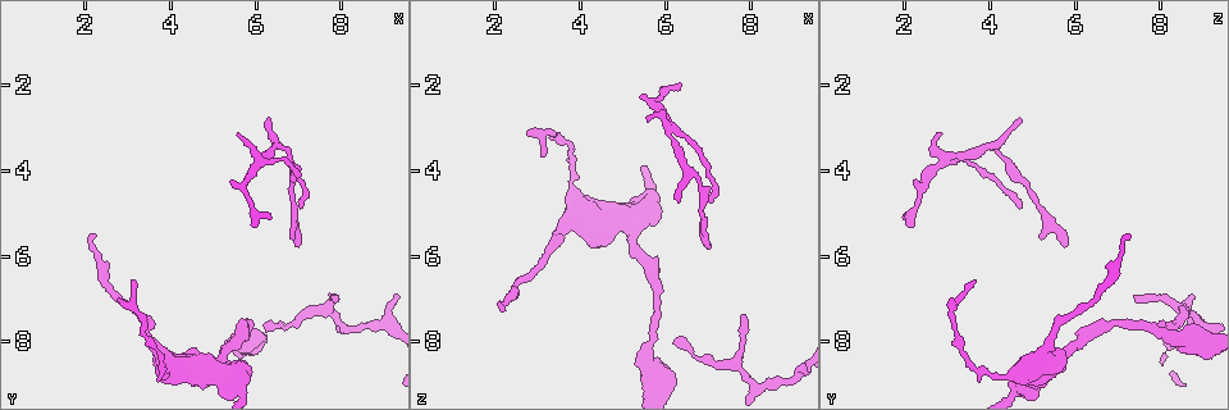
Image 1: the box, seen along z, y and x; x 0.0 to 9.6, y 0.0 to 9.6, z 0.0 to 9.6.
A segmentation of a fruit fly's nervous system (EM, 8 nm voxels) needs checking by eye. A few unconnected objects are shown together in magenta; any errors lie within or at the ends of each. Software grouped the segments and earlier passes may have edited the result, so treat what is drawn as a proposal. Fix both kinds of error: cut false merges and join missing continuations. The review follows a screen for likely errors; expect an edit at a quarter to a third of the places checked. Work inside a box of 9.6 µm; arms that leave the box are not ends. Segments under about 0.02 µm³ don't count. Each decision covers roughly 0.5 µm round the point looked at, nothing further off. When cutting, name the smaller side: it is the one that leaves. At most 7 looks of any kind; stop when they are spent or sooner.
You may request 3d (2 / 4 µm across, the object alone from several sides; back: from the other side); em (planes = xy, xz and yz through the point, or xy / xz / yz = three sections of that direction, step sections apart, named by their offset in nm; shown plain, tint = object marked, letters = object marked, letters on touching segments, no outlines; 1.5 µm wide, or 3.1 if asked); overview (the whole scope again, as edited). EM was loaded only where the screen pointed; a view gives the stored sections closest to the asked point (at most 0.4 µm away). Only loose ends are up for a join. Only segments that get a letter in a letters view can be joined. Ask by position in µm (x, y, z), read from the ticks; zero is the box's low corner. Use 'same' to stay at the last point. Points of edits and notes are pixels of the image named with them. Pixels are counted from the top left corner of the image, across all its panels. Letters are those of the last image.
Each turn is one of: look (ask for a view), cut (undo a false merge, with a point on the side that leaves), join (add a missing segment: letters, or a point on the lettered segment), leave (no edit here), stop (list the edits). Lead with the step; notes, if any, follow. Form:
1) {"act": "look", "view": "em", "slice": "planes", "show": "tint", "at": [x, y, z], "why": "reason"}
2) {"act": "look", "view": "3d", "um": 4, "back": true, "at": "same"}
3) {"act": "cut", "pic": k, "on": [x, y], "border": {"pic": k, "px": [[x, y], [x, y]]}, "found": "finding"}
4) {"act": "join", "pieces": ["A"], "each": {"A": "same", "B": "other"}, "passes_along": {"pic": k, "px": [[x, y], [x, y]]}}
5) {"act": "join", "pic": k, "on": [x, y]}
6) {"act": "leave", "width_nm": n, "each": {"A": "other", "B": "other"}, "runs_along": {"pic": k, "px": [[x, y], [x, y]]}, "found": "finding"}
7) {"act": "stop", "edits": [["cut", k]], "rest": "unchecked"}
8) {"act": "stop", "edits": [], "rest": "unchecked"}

{"act": "look", "view": "3d", "um": 2, "back": true, "at": [5.60, 3.10, 2.85], "why": "an open end"}

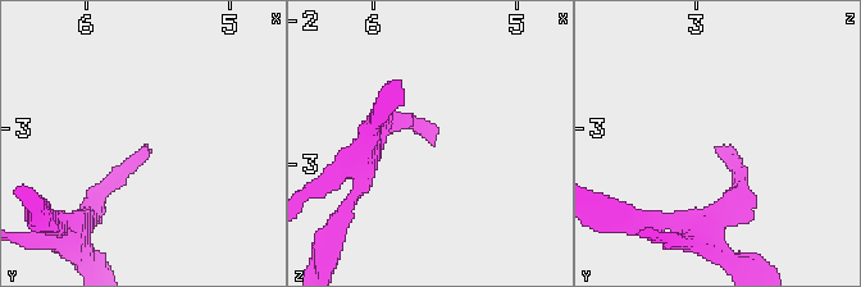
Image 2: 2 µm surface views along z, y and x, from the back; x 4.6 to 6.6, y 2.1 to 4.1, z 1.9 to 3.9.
{"act": "look", "view": "em", "slice": "planes", "show": "letters", "at": [5.54, 3.14, 2.80]}

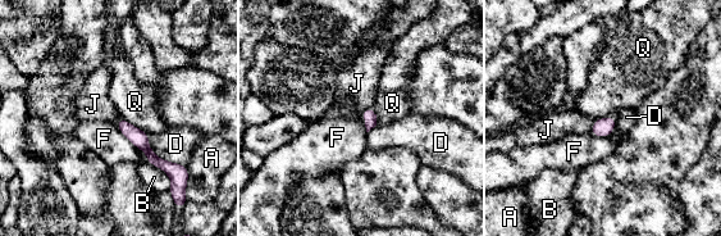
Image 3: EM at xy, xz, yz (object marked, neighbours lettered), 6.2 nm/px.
{"act": "leave", "each": {"A": "other", "B": "other", "D": "other", "F": "other", "J": "other", "Q": "other"}, "found": "none of them fits"}

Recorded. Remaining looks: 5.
{"act": "look", "view": "em", "slice": "planes", "show": "letters", "at": [2.20, 5.50, 7.30], "why": "an open end"}

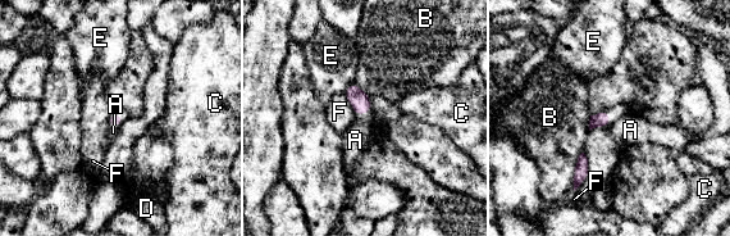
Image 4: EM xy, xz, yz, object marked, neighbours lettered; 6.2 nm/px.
{"act": "leave", "each": {"A": "other", "B": "other", "C": "other", "D": "other", "E": "other", "F": "other"}, "found": "none of them fits"}

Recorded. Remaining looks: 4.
{"act": "look", "view": "3d", "um": 4, "at": [7.80, 7.00, 7.35], "why": "thin end"}

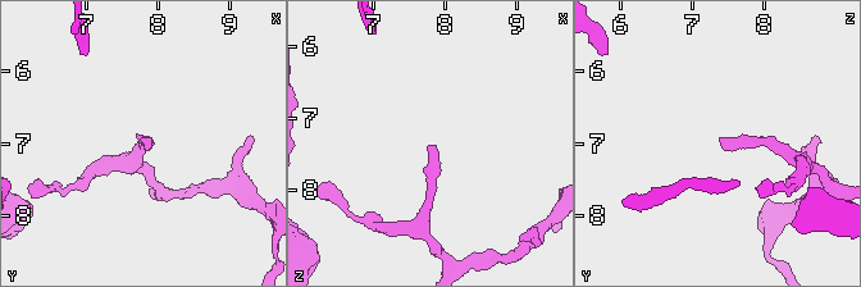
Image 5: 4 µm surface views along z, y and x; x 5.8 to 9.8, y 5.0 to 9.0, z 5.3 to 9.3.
{"act": "look", "view": "em", "slice": "planes", "show": "tint", "at": [7.75, 6.90, 7.35]}

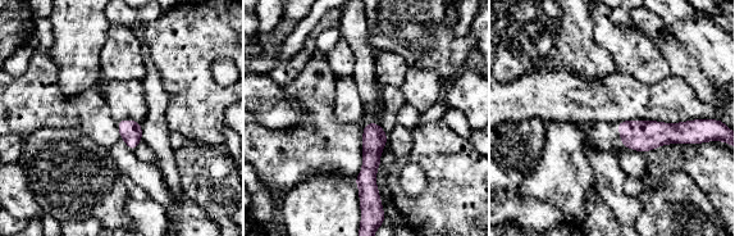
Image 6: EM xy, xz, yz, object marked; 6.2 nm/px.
{"act": "look", "view": "em", "slice": "planes", "show": "letters", "at": "same"}

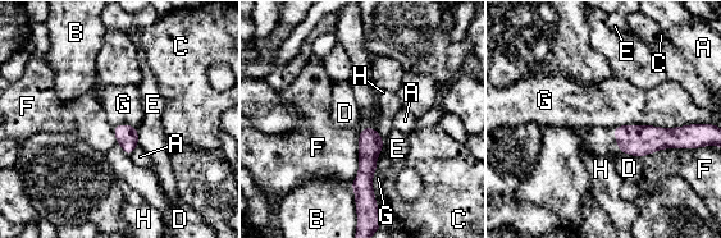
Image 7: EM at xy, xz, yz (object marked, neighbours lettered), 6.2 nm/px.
{"act": "leave", "each": {"A": "other", "B": "other", "C": "other", "D": "other", "E": "other", "F": "other", "G": "other", "H": "other"}, "runs_along": {"pic": 7, "px": [[373, 131], [364, 195], [359, 200]]}, "found": "none of them fits"}

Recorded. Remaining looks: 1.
{"act": "stop", "edits": [], "rest": "unchecked"}

